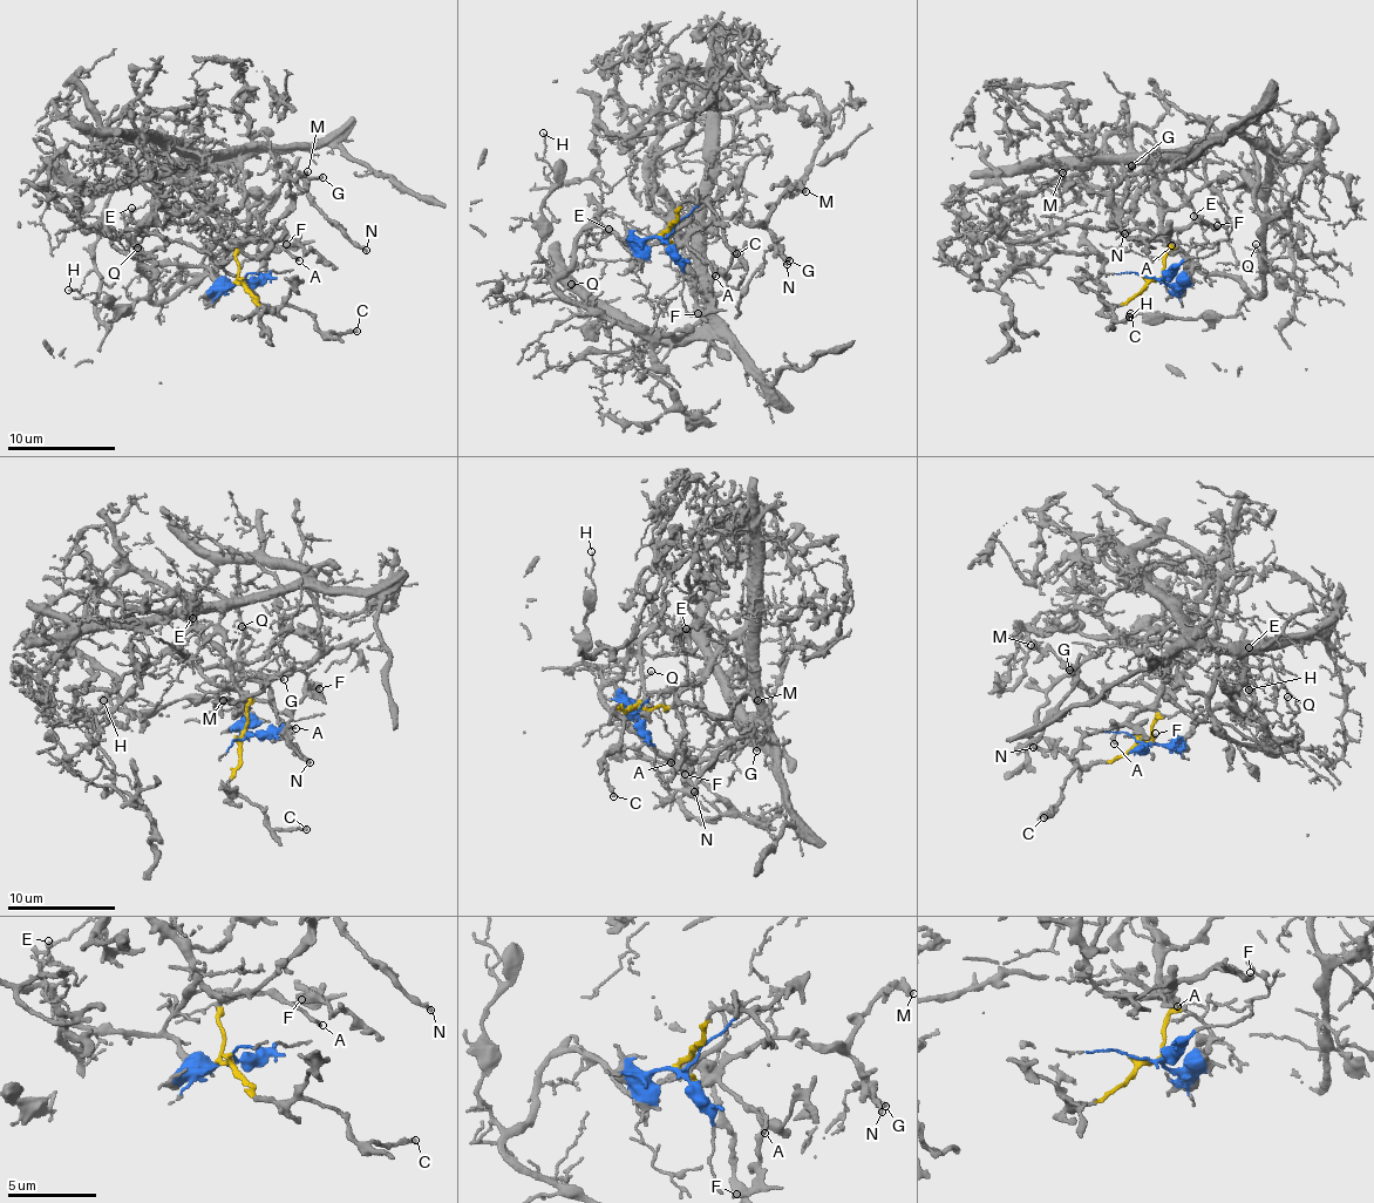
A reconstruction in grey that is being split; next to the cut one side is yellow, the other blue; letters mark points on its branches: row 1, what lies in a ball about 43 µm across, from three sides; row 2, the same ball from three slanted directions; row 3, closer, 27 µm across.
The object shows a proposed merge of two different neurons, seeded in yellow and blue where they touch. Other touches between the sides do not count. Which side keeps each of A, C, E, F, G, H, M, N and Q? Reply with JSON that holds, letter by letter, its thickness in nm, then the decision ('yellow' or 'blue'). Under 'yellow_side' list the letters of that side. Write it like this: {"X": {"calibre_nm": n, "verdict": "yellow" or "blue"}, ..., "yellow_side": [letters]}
{"A": {"calibre_nm": 240, "verdict": "yellow"}, "C": {"calibre_nm": 240, "verdict": "yellow"}, "E": {"calibre_nm": 180, "verdict": "blue"}, "F": {"calibre_nm": 280, "verdict": "yellow"}, "G": {"calibre_nm": 240, "verdict": "yellow"}, "H": {"calibre_nm": 110, "verdict": "blue"}, "M": {"calibre_nm": 340, "verdict": "yellow"}, "N": {"calibre_nm": 240, "verdict": "yellow"}, "Q": {"calibre_nm": 140, "verdict": "blue"}, "yellow_side": ["A", "C", "F", "G", "M", "N"]}

